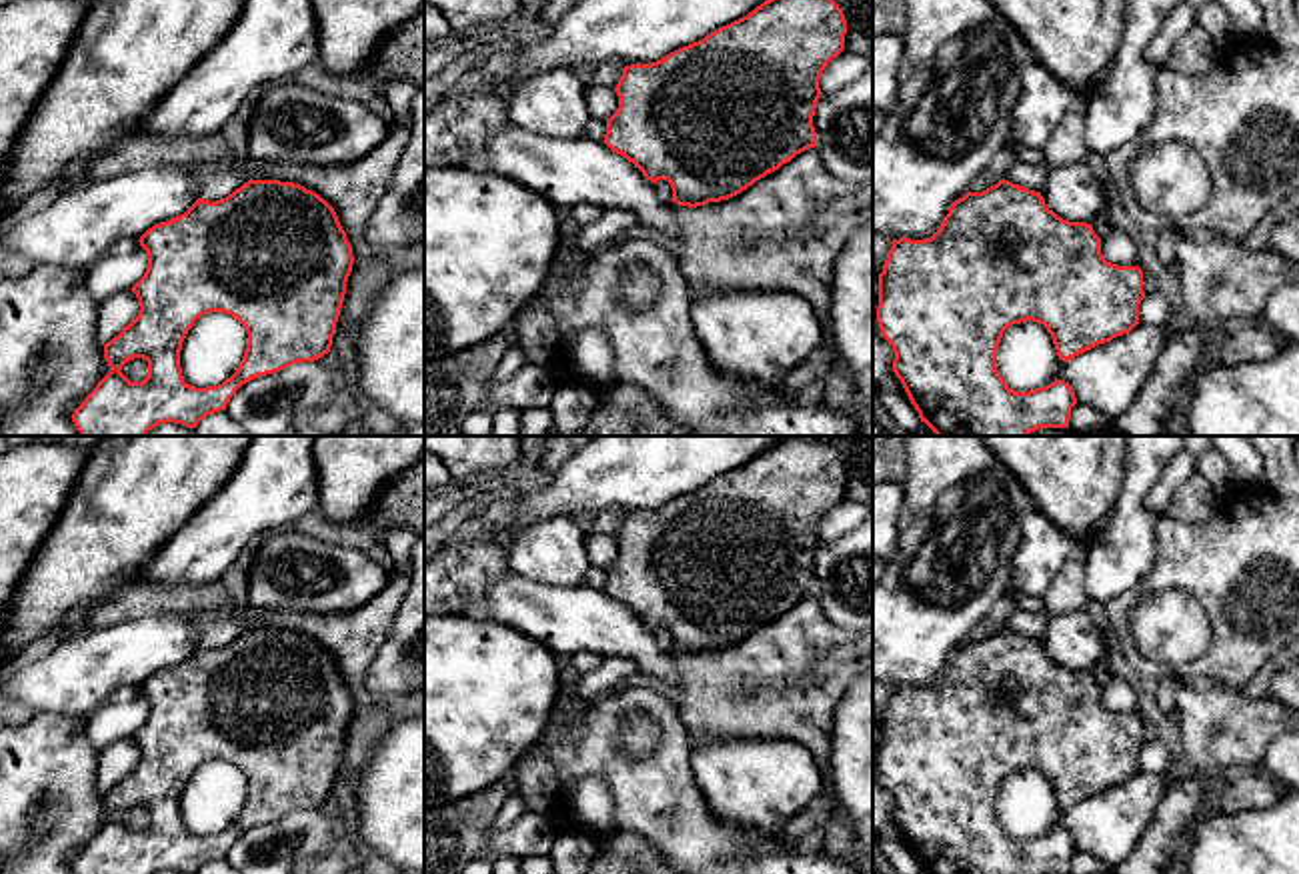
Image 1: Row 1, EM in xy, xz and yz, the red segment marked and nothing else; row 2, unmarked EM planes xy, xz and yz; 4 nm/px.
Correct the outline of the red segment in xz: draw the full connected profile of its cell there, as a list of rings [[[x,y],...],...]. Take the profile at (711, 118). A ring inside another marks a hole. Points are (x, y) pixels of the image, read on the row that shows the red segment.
[[[765,0],[747,16],[651,64],[630,64],[614,88],[616,112],[606,120],[604,144],[657,184],[667,180],[673,202],[705,206],[729,200],[767,174],[817,146],[813,116],[821,98],[819,78],[845,50],[847,20],[835,0]]]

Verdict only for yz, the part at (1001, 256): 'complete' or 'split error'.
complete

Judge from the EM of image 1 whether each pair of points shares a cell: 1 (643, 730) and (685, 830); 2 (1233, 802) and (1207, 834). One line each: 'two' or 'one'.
1: two
2: two

